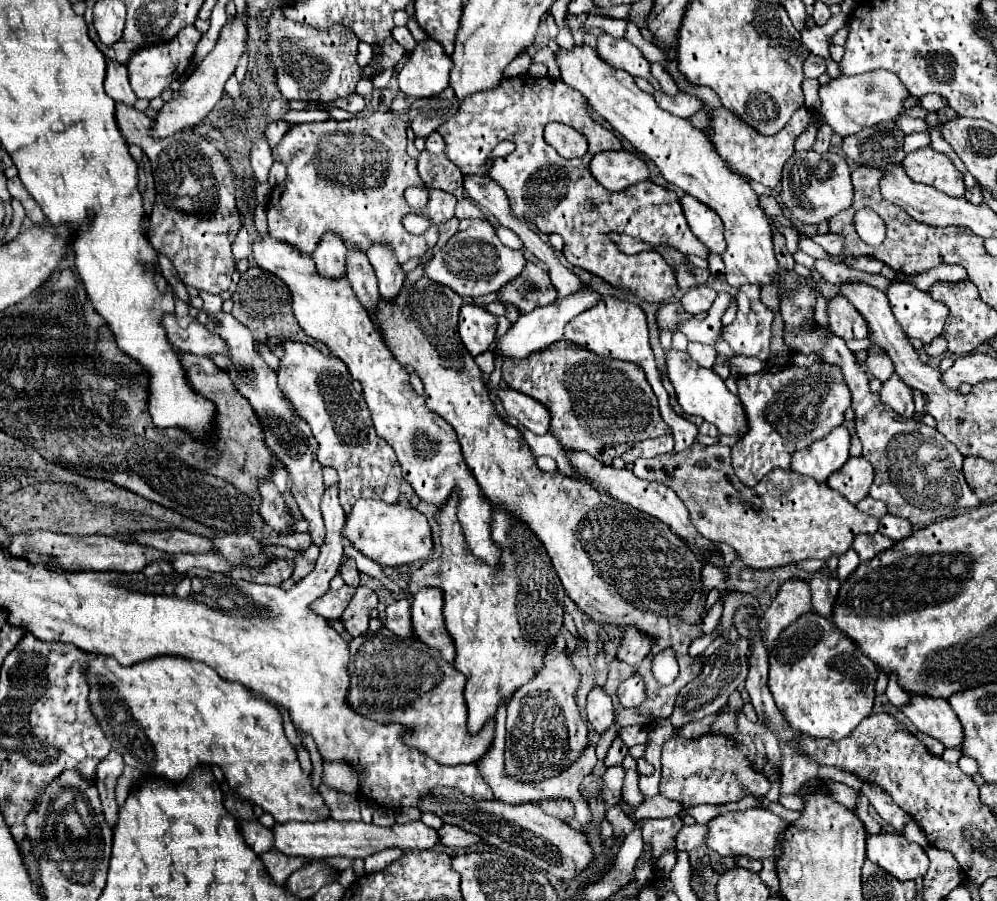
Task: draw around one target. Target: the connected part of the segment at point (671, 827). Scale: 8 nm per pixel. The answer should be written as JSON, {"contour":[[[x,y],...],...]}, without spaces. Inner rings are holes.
{"contour":[[[679,816],[663,818],[663,820],[643,820],[641,836],[645,846],[651,846],[651,864],[655,866],[663,852],[677,852],[675,850],[675,836],[683,826]]]}

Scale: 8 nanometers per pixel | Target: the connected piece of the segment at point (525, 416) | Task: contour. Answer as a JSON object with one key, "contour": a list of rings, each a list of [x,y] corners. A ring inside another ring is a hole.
{"contour":[[[489,380],[485,384],[491,392],[495,392],[499,396],[505,412],[509,416],[517,418],[527,430],[531,430],[533,434],[547,434],[549,432],[551,418],[547,414],[547,408],[539,400],[535,400],[523,392],[517,392],[513,388],[491,388]]]}

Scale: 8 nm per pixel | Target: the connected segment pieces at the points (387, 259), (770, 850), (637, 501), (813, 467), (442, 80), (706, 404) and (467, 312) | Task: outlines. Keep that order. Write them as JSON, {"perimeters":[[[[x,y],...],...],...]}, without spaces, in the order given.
{"perimeters":[[[[373,244],[369,250],[367,250],[367,256],[369,256],[369,262],[375,270],[375,276],[379,280],[379,294],[383,300],[393,300],[401,286],[403,286],[403,278],[405,278],[405,272],[401,268],[401,264],[397,262],[395,258],[395,252],[385,244]]],[[[751,808],[745,812],[735,812],[735,814],[725,814],[717,816],[709,822],[709,838],[707,838],[707,848],[715,850],[721,856],[749,856],[755,860],[765,860],[765,858],[775,858],[775,844],[779,836],[789,828],[789,822],[773,814],[771,810],[765,808]]],[[[565,450],[565,456],[567,456],[569,464],[573,466],[573,470],[577,472],[577,476],[589,480],[591,486],[595,486],[597,490],[603,490],[603,492],[607,492],[609,496],[617,498],[619,502],[625,502],[625,504],[629,504],[629,506],[635,506],[637,510],[647,512],[647,514],[651,514],[651,516],[663,520],[677,536],[685,538],[687,542],[695,542],[695,546],[703,546],[705,550],[711,548],[711,544],[709,544],[709,542],[703,542],[703,538],[699,538],[697,530],[689,524],[689,520],[687,520],[687,508],[683,506],[681,498],[679,498],[671,488],[667,488],[667,486],[663,486],[663,484],[659,484],[659,482],[641,480],[641,478],[637,478],[631,470],[625,470],[625,468],[617,470],[617,468],[611,468],[611,466],[603,466],[603,462],[595,460],[595,458],[593,458],[591,454],[587,454],[587,452]]],[[[845,426],[831,430],[827,438],[813,442],[807,450],[799,450],[799,454],[791,458],[791,470],[811,476],[817,482],[827,482],[827,478],[849,460],[849,440]]],[[[427,38],[415,46],[411,58],[397,74],[397,82],[403,94],[415,98],[429,98],[449,86],[451,58],[445,54],[439,42]]],[[[669,348],[665,352],[665,362],[667,362],[667,378],[675,388],[677,402],[687,414],[701,416],[703,420],[715,424],[721,434],[741,438],[747,432],[747,422],[745,422],[747,418],[743,418],[743,408],[739,398],[725,388],[725,382],[711,368],[699,366],[687,352],[675,348]]],[[[463,304],[459,314],[459,336],[471,356],[479,356],[495,336],[495,316],[481,306]]]]}

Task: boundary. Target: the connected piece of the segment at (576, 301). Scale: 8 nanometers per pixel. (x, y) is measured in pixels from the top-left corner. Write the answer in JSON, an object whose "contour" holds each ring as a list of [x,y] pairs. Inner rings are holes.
{"contour":[[[587,286],[583,290],[577,290],[577,292],[569,294],[569,296],[565,296],[563,300],[557,300],[553,304],[547,304],[547,306],[541,306],[541,308],[533,310],[531,314],[523,314],[517,320],[517,324],[511,326],[507,330],[507,334],[499,340],[495,352],[503,354],[505,358],[525,358],[527,354],[531,354],[535,350],[541,350],[541,348],[549,346],[549,344],[557,342],[557,340],[561,340],[564,337],[564,328],[567,322],[571,318],[575,318],[577,314],[581,314],[583,310],[595,306],[599,300],[601,300],[601,294],[595,288]]]}

